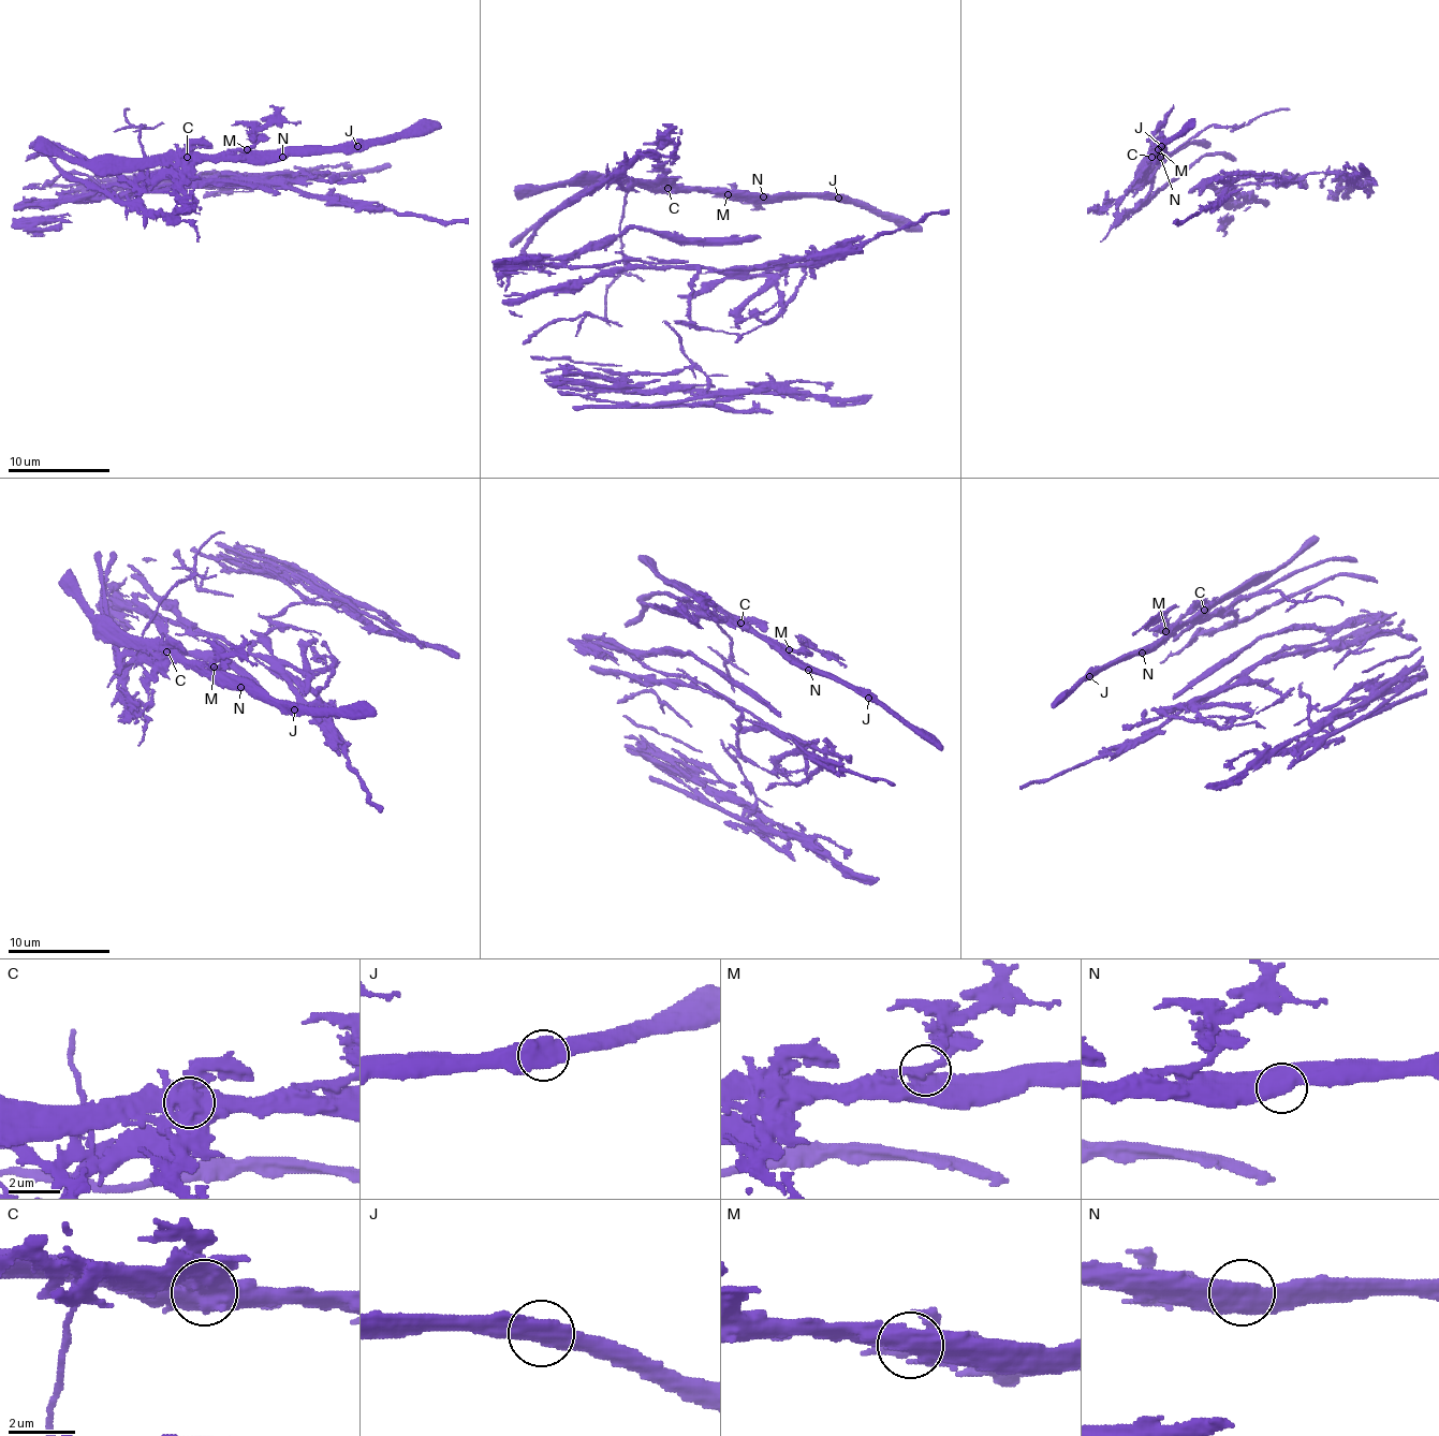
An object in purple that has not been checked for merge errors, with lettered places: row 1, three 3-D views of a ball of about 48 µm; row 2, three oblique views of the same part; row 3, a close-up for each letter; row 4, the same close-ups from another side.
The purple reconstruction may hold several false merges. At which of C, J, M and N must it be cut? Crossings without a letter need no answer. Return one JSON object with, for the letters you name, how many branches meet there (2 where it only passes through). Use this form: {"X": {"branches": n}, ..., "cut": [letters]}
{"C": {"branches": 3}, "M": {"branches": 2}, "cut": ["C", "M"]}

